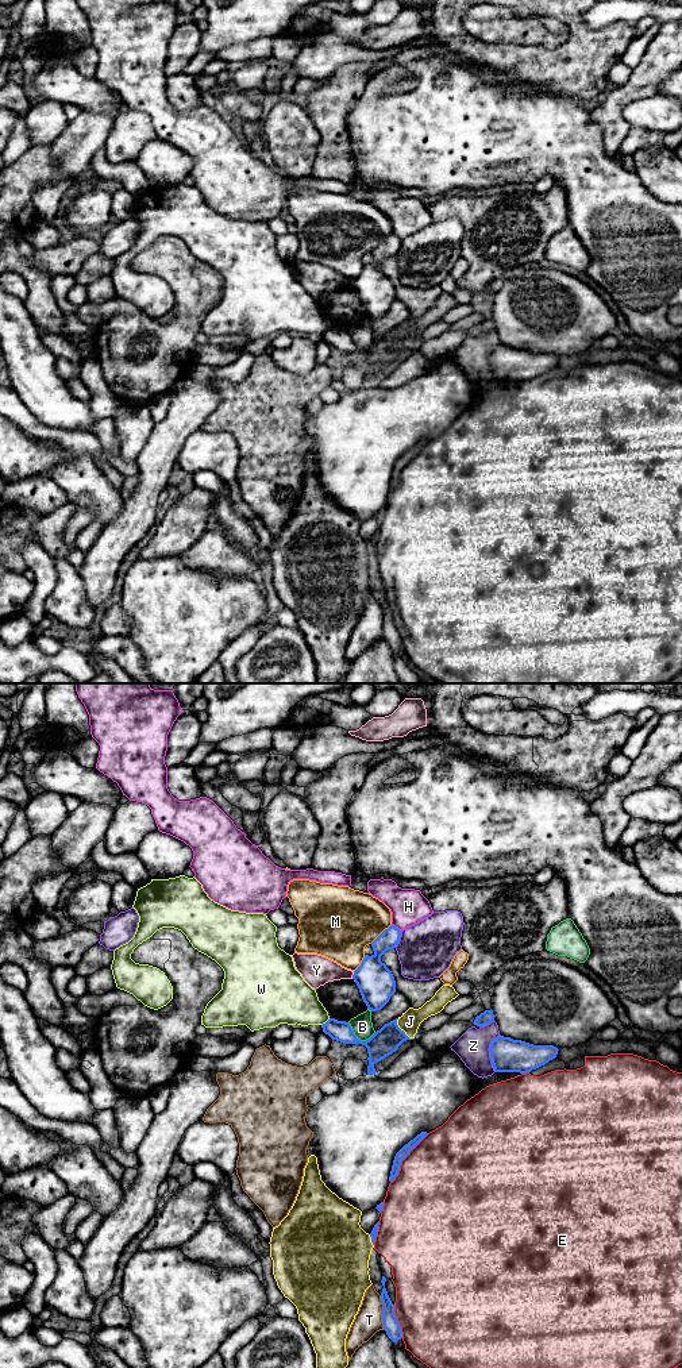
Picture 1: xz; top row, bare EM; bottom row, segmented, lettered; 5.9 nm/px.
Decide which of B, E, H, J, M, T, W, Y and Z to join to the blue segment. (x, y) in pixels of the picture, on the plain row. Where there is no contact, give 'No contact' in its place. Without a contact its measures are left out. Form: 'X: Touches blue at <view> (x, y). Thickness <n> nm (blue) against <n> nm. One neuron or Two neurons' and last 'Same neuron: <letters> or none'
B: Touches blue at xz (359, 349). Thickness 160 nm (blue) against 130 nm. Two neurons
E: Touches blue at xz (405, 465). Thickness 60 nm (blue) against 500 nm. Two neurons
H: Touches blue at xz (395, 235). Thickness 120 nm (blue) against 220 nm. Two neurons
J: Touches blue at xz (400, 338). Thickness 160 nm (blue) against 120 nm. Two neurons
M: Touches blue at xz (381, 242). Thickness 180 nm (blue) against 400 nm. Two neurons
T: Touches blue at xz (382, 621). Thickness 100 nm (blue) against 160 nm. Two neurons
W: Touches blue at xz (327, 330). Thickness 130 nm (blue) against 280 nm. Two neurons
Y: Touches blue at xz (353, 284). Thickness 220 nm (blue) against 190 nm. Two neurons
Z: Touches blue at xz (490, 361). Thickness 200 nm (blue) against 190 nm. Two neurons
Same neuron: none

